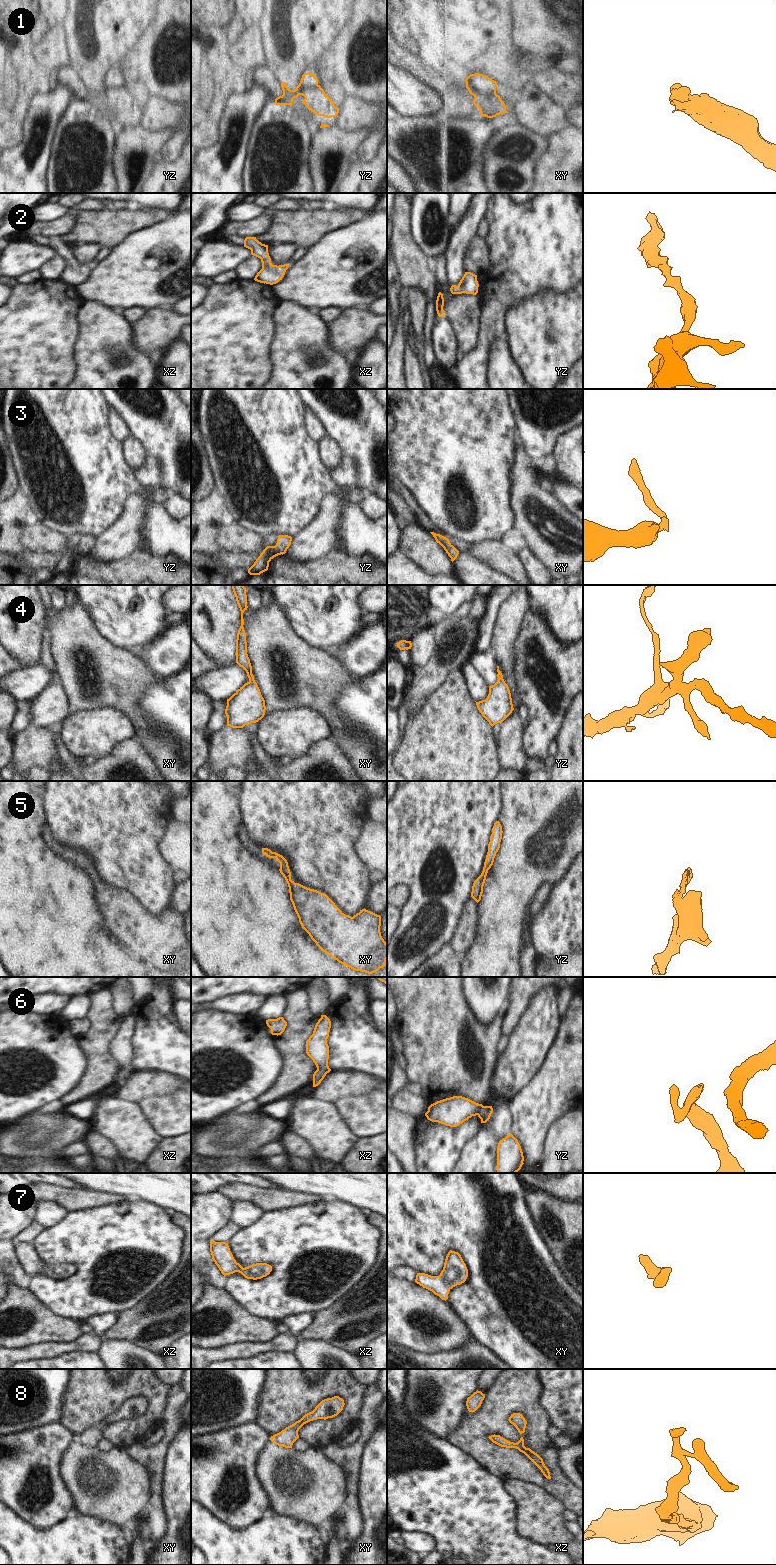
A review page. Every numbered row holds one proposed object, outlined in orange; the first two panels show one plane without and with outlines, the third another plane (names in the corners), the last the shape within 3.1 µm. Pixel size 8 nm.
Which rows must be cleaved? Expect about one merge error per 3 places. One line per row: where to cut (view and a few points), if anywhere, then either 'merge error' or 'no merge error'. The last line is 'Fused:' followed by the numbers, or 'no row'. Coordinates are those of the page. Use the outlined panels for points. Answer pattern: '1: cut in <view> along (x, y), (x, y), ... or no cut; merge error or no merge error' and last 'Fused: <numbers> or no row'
1: cut in xy along (466, 83), (480, 96), (490, 98), (496, 95); merge error
2: no cut; no merge error
3: no cut; no merge error
4: no cut; no merge error
5: no cut; no merge error
6: no cut; no merge error
7: no cut; no merge error
8: no cut; no merge error
Fused: 1

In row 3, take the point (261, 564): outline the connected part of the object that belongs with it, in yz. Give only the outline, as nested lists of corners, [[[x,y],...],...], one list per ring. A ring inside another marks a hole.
[[[279,535],[275,546],[267,546],[254,564],[248,569],[250,575],[260,575],[268,570],[269,562],[278,555],[286,553],[291,545],[292,537],[288,535]]]

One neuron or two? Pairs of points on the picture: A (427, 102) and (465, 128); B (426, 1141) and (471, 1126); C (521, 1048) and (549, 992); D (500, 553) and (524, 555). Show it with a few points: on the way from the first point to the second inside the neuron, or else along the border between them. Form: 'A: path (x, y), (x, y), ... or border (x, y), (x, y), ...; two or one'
A: border (433, 115), (410, 117); two
B: path (437, 1141), (454, 1139), (460, 1136); one
C: path (535, 1034), (541, 1022), (543, 1006); one
D: border (517, 555), (527, 574); two

